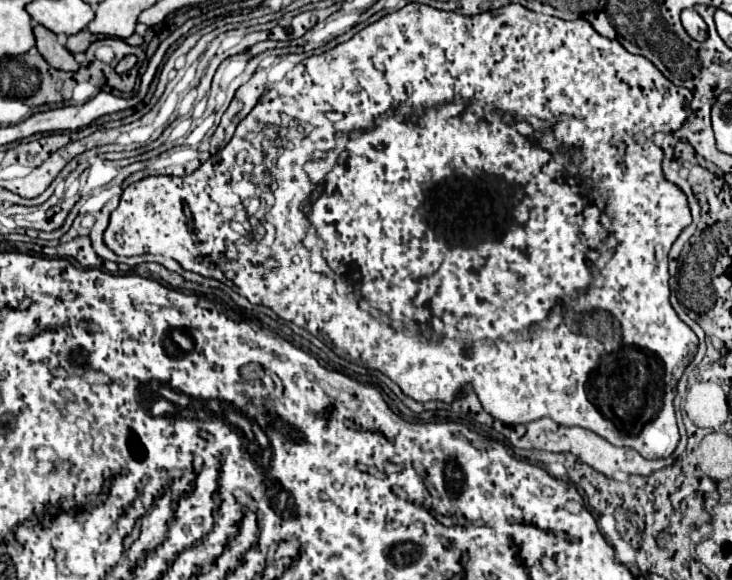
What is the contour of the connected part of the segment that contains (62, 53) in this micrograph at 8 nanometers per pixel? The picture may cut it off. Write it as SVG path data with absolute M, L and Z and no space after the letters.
M34 23L34 37L36 37L36 47L38 47L40 55L54 69L60 69L60 71L78 71L78 67L80 67L78 61L74 59L74 55L64 45L58 43L56 35L50 29Z

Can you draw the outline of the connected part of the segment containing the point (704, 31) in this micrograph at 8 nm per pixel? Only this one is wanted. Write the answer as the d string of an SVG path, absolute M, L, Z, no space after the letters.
M684 9L682 11L682 25L686 29L686 33L696 39L696 41L704 41L708 35L708 27L704 23L704 19L694 11L694 9Z

